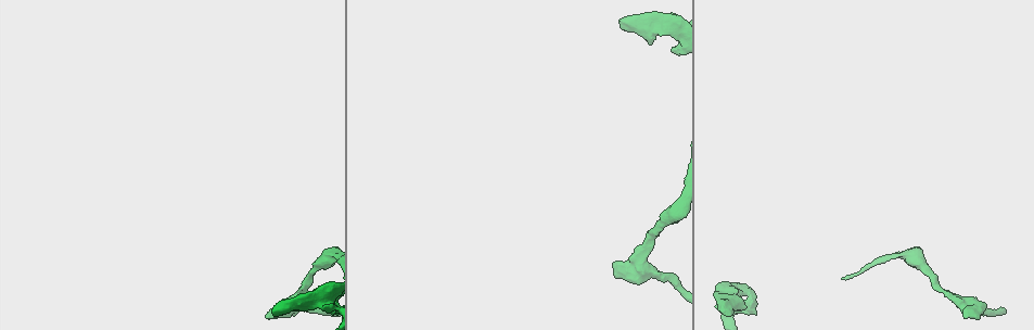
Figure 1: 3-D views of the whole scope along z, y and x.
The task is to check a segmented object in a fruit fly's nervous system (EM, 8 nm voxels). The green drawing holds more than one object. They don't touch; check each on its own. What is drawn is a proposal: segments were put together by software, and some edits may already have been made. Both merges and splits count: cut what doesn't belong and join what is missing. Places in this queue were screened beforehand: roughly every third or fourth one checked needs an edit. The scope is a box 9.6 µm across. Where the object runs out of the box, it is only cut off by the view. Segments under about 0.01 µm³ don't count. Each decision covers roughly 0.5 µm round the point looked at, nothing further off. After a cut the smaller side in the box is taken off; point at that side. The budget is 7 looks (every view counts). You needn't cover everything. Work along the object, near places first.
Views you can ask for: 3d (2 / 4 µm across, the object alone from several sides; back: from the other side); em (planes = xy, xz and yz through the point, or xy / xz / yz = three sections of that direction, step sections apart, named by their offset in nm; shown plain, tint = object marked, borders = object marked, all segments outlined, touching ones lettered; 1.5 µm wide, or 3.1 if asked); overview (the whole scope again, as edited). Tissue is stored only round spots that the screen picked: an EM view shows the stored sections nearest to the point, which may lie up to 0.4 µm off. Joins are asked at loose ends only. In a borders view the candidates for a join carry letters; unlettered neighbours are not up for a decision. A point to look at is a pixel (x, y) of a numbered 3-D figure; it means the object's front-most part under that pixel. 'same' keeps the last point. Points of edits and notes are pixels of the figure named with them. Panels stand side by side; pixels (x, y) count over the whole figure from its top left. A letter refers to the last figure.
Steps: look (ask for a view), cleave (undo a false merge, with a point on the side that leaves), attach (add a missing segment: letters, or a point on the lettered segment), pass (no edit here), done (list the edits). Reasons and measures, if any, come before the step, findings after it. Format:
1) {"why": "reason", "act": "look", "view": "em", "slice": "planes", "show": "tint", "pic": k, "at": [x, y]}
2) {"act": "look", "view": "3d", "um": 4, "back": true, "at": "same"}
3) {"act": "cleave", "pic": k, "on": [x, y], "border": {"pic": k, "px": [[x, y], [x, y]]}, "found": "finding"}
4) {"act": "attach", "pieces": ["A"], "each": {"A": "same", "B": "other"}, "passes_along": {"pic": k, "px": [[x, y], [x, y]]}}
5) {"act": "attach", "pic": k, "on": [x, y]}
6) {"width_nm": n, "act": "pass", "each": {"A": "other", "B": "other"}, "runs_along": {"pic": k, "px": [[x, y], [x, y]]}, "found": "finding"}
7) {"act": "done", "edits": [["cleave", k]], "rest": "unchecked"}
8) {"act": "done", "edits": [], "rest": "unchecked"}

{"why": "calibre changes", "act": "look", "view": "3d", "um": 2, "pic": 1, "at": [309, 279]}

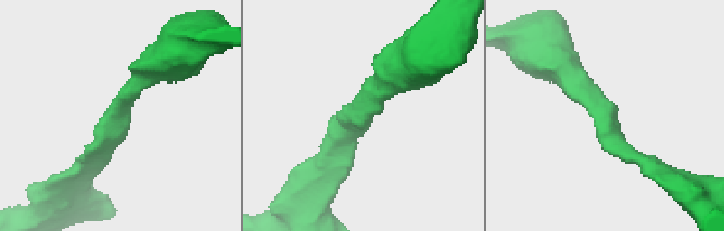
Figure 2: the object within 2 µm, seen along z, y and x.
{"act": "look", "view": "em", "slice": "xy", "step": 4, "show": "tint", "pic": 2, "at": [359, 110]}

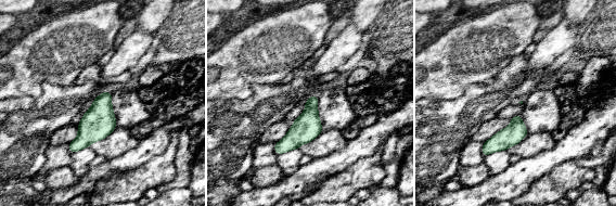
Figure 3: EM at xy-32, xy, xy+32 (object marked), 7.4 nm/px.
{"why": "cut it another way", "act": "look", "view": "em", "slice": "xz", "step": 4, "show": "borders", "at": "same"}

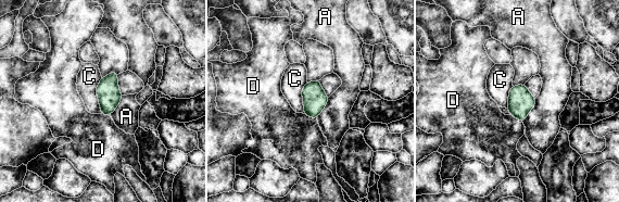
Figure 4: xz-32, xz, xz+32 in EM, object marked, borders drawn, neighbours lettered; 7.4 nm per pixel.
{"width_nm": 170, "act": "pass", "each": {"A": "other", "C": "other", "D": "other"}, "border": {"pic": 4, "px": [[102, 78], [97, 87], [100, 113]]}, "found": "one cell here"}

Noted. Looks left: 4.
{"why": "an open end", "act": "look", "view": "3d", "um": 2, "pic": 1, "at": [269, 316]}

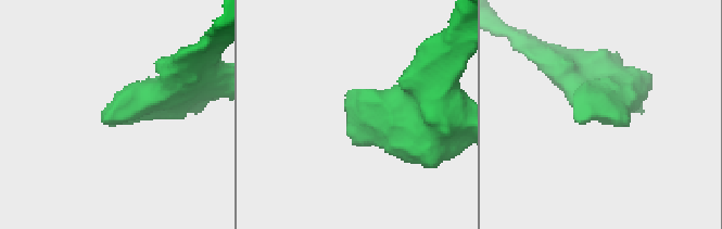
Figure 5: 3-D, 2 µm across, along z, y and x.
{"why": "now the EM", "act": "look", "view": "em", "slice": "xz", "step": 8, "show": "borders", "pic": 5, "at": [618, 123]}

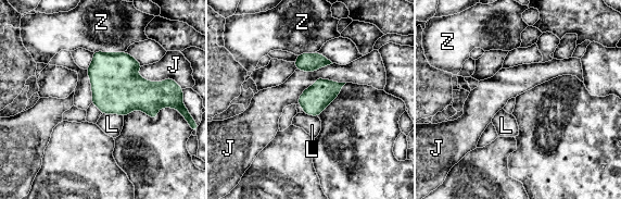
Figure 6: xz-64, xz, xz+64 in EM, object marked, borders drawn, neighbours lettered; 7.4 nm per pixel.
{"act": "look", "view": "em", "slice": "planes", "show": "borders", "at": "same"}

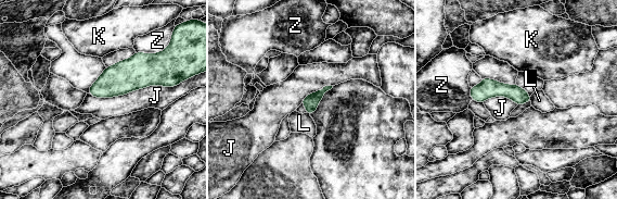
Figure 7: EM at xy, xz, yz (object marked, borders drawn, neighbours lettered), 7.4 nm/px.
{"act": "pass", "each": {"J": "other", "K": "other", "L": "other", "Z": "other"}, "found": "none of them fits"}

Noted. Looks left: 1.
{"act": "done", "edits": [], "rest": "unchecked"}

